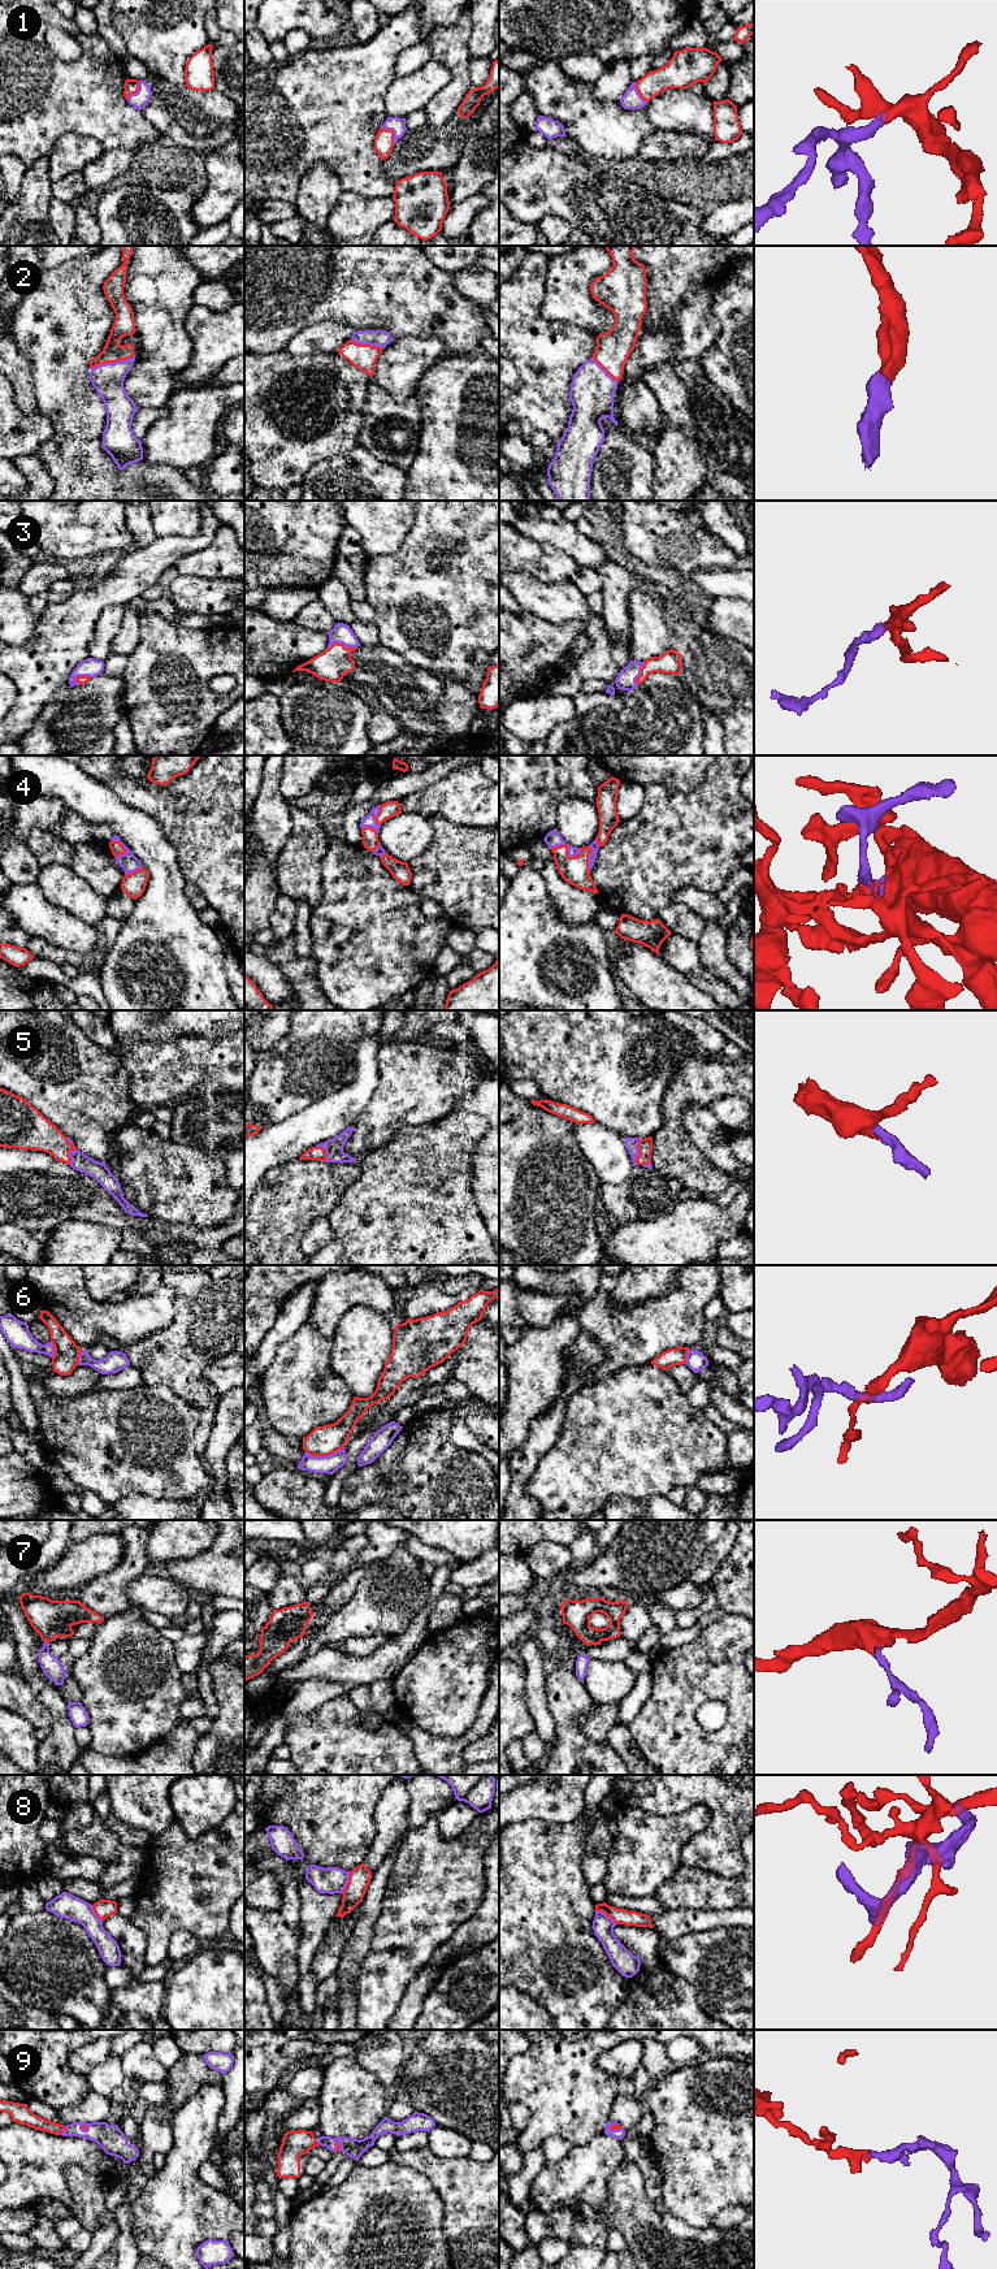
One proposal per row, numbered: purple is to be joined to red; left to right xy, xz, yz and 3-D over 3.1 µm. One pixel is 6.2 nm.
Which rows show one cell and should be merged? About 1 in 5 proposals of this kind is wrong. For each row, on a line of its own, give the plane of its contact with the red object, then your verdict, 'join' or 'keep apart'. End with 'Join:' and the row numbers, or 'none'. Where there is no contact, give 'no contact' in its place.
1: meets red in xy; join
2: meets red in xy; join
3: meets red in xz; join
4: meets red in yz; join
5: meets red in yz; join
6: meets red in xz; keep apart
7: meets red in xy; join
8: meets red in xz; keep apart
9: meets red in xy; join
Join: 1, 2, 3, 4, 5, 7, 9

